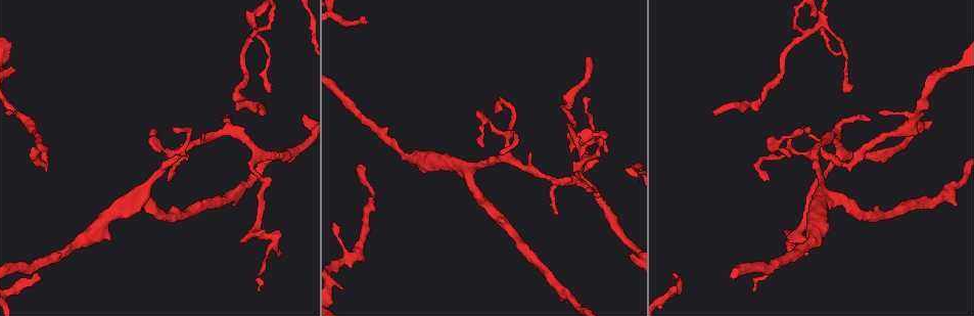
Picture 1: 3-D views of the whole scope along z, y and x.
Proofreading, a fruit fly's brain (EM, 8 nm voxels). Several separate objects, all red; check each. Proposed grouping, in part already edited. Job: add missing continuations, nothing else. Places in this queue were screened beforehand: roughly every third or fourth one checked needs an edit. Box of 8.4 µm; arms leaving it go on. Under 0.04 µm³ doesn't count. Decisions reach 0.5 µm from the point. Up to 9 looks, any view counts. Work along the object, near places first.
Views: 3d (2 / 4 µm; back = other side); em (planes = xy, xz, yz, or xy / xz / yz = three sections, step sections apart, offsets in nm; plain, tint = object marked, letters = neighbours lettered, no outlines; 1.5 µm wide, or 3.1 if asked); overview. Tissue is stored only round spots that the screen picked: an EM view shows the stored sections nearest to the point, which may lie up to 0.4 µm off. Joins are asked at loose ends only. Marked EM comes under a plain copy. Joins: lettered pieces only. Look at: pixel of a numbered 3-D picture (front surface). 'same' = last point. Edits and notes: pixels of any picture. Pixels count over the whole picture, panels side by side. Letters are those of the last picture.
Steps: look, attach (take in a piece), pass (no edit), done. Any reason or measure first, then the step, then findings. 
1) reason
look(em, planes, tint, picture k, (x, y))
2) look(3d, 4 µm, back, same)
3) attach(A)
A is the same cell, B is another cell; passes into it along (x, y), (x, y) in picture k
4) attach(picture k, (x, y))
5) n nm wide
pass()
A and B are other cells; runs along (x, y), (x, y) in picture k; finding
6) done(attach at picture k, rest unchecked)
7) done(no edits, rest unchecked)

free end
look(em, planes, letters, picture 1, (478, 110))

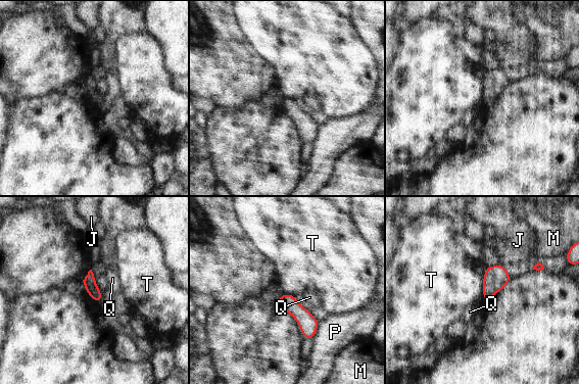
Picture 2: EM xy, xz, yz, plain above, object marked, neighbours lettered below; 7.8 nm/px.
T touches over 180 nm
pass()
J, M, P, Q and T are other cells; border along (482, 276), (483, 297) in picture 2; no lettered piece goes on from it

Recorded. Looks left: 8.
look(3d, 2 µm, picture 1, (715, 116))

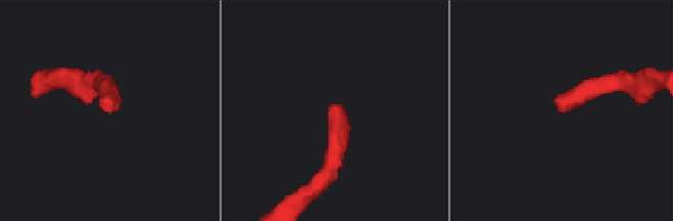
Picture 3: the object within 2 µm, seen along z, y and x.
need the tissue
look(em, planes, letters, picture 3, (105, 106))

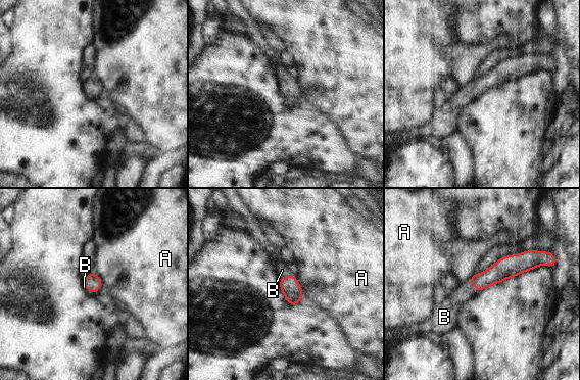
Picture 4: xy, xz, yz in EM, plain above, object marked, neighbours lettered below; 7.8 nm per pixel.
A touches over 130 nm
attach(B)
B is the same cell, A is another cell; passes into it along (498, 272), (473, 285), (451, 309) in picture 4; it goes on there

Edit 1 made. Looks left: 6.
branch stops here
look(em, planes, letters, picture 1, (258, 290))

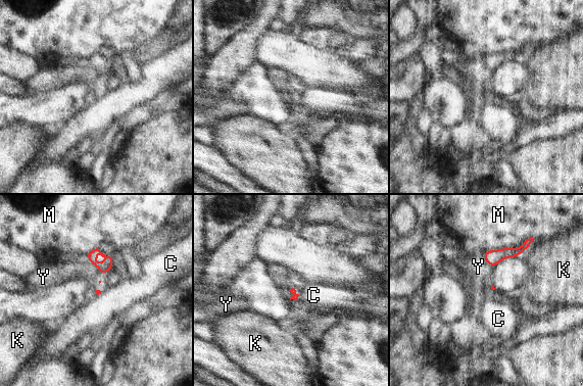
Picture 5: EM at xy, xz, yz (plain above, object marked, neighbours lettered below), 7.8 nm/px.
M touches over 420 nm
pass()
C, K, M and Y are other cells; border along (299, 294), (297, 299) in picture 5; none of them fits

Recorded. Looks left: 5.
long arm stops here
look(em, xz, step 8, tint, picture 1, (35, 147))

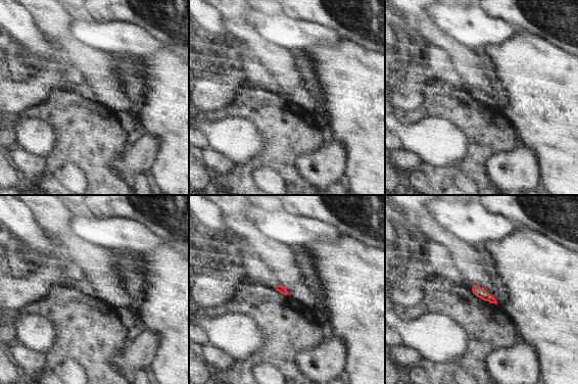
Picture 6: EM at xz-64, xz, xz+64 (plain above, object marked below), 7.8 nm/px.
look(em, planes, letters, same)

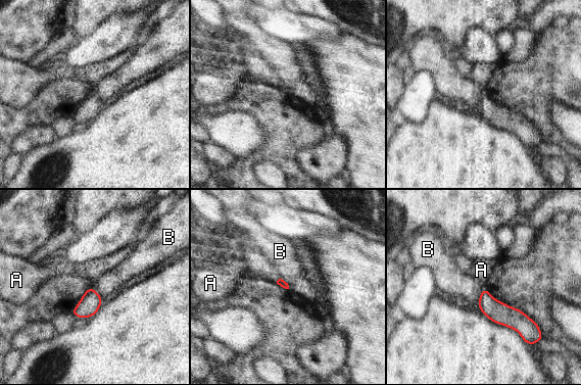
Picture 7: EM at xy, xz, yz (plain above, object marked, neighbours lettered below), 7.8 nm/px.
pass()
A and B are other cells; runs along (483, 292), (503, 315), (531, 326) in picture 7; no lettered piece goes on from it

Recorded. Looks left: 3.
done(attach at picture 4, rest unchecked)

